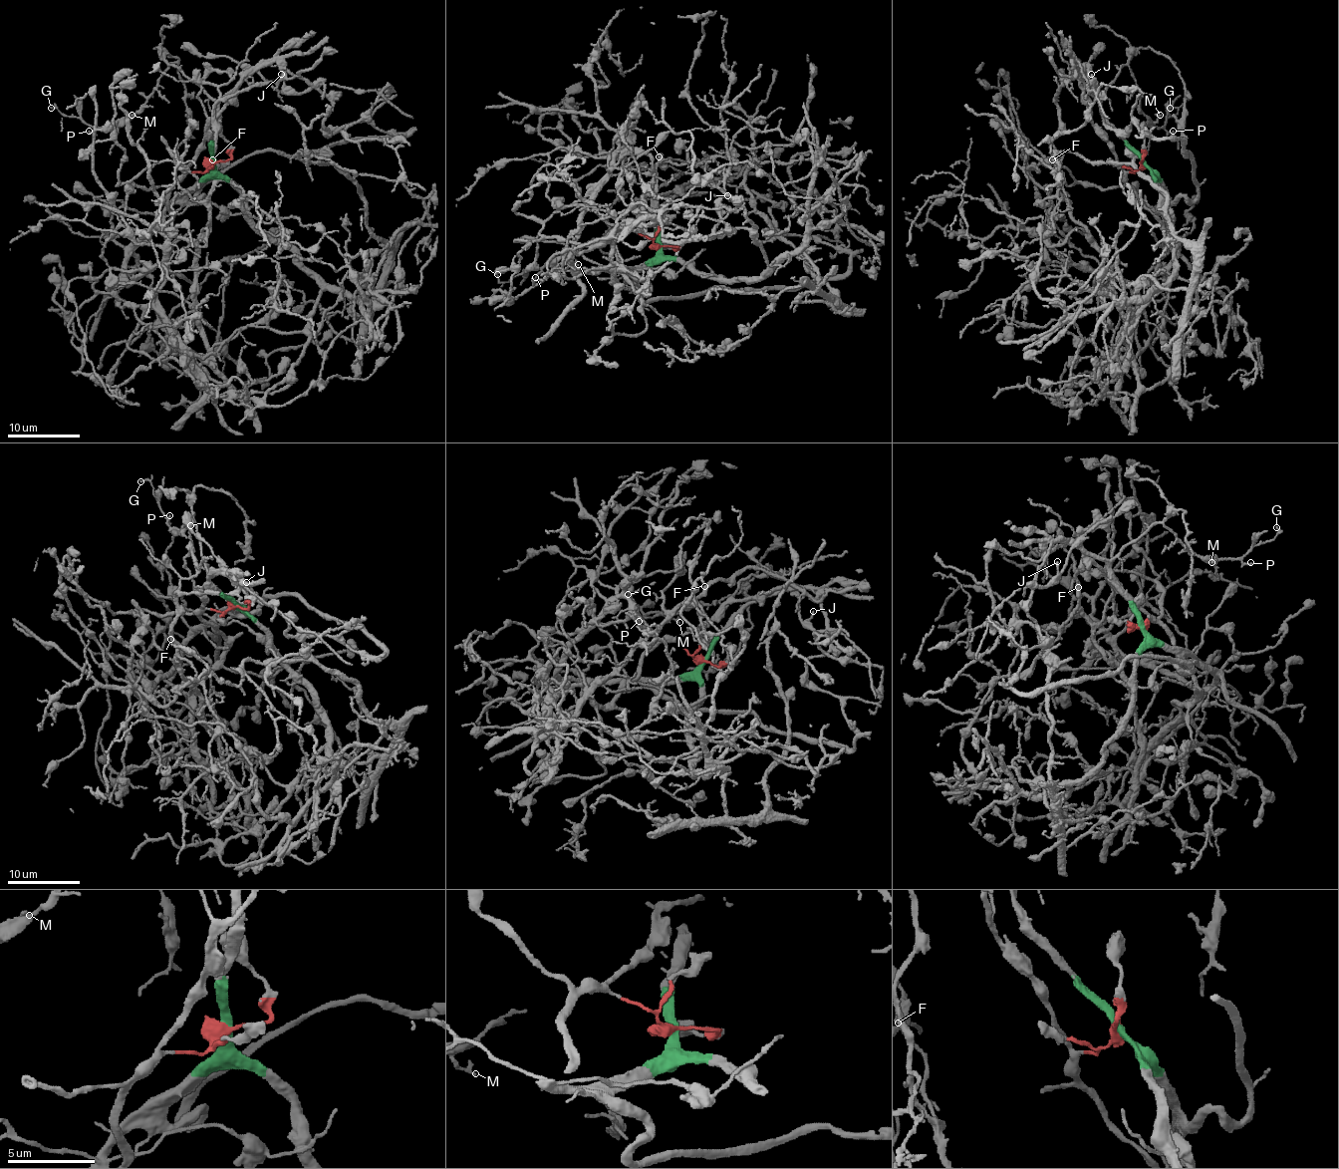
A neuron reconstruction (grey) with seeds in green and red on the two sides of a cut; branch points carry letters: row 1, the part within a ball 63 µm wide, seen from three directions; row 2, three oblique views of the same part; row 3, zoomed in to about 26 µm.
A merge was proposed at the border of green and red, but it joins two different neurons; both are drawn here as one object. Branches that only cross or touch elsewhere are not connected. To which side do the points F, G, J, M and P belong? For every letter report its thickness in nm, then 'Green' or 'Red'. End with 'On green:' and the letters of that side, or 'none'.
F: Thickness 360 nm. Red
G: Thickness 140 nm. Green
J: Thickness 150 nm. Green
M: Thickness 240 nm. Green
P: Thickness 140 nm. Green
On green: G, J, M, P

